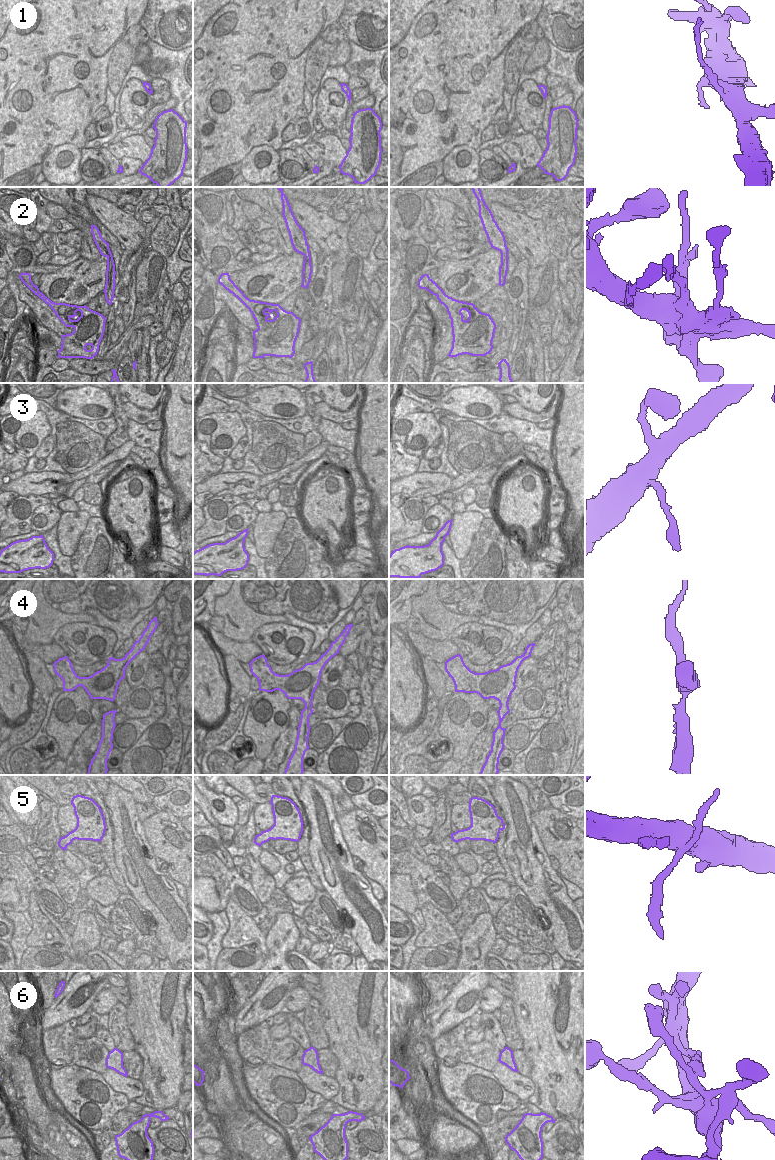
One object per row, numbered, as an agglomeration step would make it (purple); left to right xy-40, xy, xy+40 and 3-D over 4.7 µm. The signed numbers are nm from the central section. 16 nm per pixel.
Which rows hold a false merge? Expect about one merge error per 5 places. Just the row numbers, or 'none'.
1, 5

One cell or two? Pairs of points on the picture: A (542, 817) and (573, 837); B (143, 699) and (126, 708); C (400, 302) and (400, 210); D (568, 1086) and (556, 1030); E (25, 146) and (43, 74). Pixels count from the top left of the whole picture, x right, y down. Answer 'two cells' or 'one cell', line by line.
A: one cell
B: one cell
C: one cell
D: one cell
E: one cell

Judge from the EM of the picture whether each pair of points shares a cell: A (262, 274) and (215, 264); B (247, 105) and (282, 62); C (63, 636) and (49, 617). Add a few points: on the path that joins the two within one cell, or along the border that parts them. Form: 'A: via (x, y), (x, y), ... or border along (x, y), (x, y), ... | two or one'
A: border along (254, 264), (239, 272) | two
B: via (252, 94), (276, 72) | one
C: border along (81, 623), (64, 624), (57, 631), (52, 641) | two

